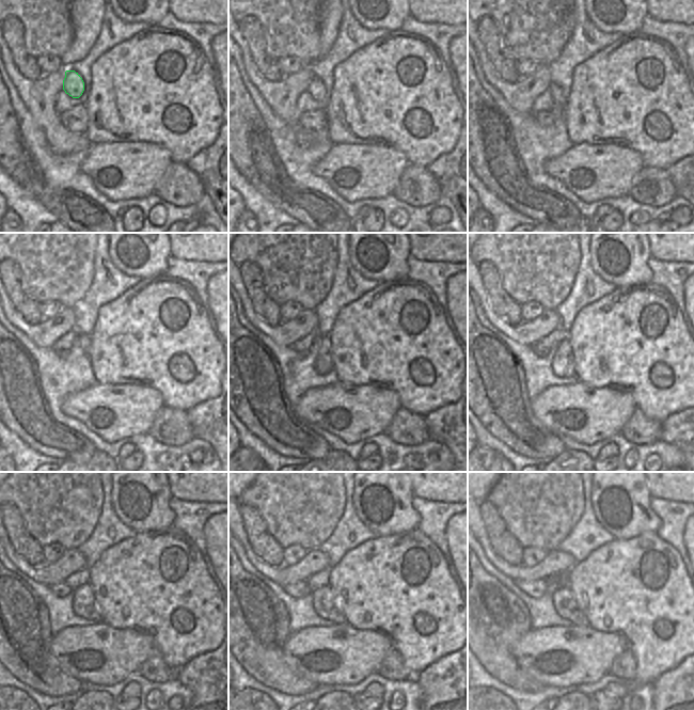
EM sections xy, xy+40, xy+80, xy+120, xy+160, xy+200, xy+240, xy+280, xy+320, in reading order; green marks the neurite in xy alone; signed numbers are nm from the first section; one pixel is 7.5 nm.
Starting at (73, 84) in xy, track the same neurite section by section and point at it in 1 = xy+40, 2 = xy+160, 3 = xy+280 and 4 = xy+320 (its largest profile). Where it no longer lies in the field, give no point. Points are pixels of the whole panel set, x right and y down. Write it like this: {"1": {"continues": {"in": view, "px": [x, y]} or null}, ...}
{"1": {"continues": {"in": "xy+40", "px": [316, 90]}}, "2": {"continues": {"in": "xy+160", "px": [324, 364]}}, "3": {"continues": {"in": "xy+280", "px": [324, 601]}}, "4": {"continues": {"in": "xy+320", "px": [565, 604]}}}

